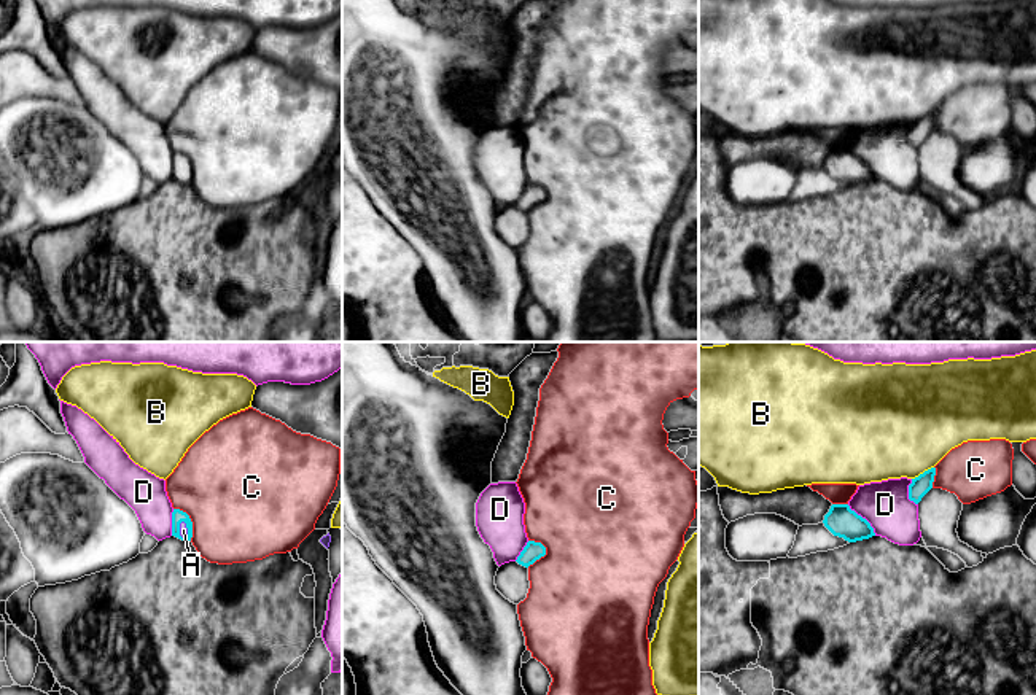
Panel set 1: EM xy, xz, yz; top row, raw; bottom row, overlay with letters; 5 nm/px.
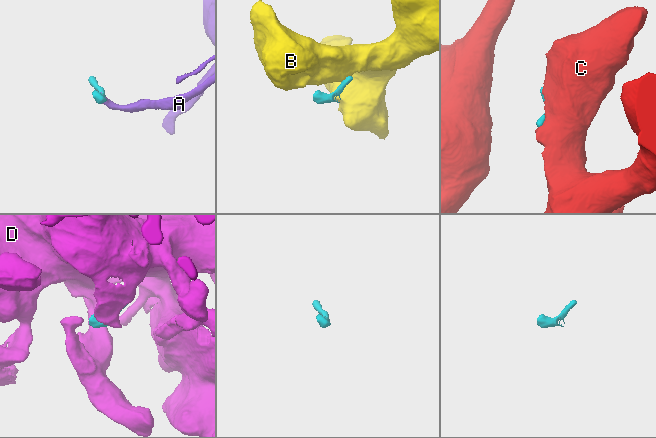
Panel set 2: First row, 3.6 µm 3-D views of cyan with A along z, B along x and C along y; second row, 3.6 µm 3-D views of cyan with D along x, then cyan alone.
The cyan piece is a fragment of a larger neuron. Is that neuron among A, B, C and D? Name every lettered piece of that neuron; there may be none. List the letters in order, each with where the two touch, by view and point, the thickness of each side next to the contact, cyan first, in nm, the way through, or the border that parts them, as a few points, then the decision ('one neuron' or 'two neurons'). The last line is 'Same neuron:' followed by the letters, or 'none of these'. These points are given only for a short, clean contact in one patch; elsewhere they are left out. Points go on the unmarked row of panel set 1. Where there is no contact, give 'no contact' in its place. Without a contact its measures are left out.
A: contact xy (179, 174); calibres 70 and 50 nm; way xy (179, 159), (179, 174), (183, 174); one neuron
B: contact yz (923, 116); calibres 100 and 480 nm; border yz (933, 110), (912, 123); two neurons
C: contact xz (541, 199); calibres 100 and 480 nm; two neurons
D: contact yz (864, 163); calibres 160 and 240 nm; two neurons
Same neuron: A

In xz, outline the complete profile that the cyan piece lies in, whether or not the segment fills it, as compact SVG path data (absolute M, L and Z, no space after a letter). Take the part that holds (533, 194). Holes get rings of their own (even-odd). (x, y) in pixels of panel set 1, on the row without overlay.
M528 184L516 205L528 212L544 199L546 199L546 191L541 186Z

